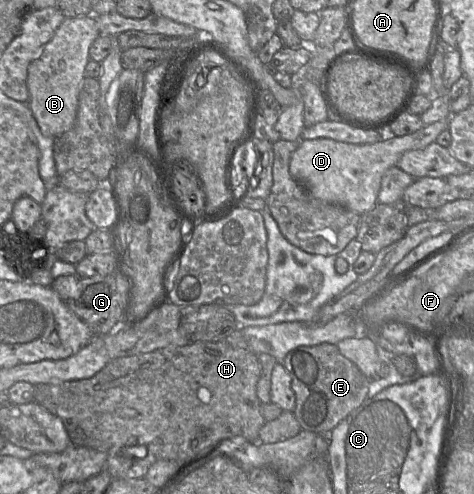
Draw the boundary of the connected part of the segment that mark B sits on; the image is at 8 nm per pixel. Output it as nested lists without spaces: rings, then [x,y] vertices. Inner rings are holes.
[[[77,16],[64,19],[53,38],[45,45],[42,54],[28,66],[28,105],[43,135],[56,138],[75,124],[81,82],[90,60],[89,49],[100,35],[95,16]]]

